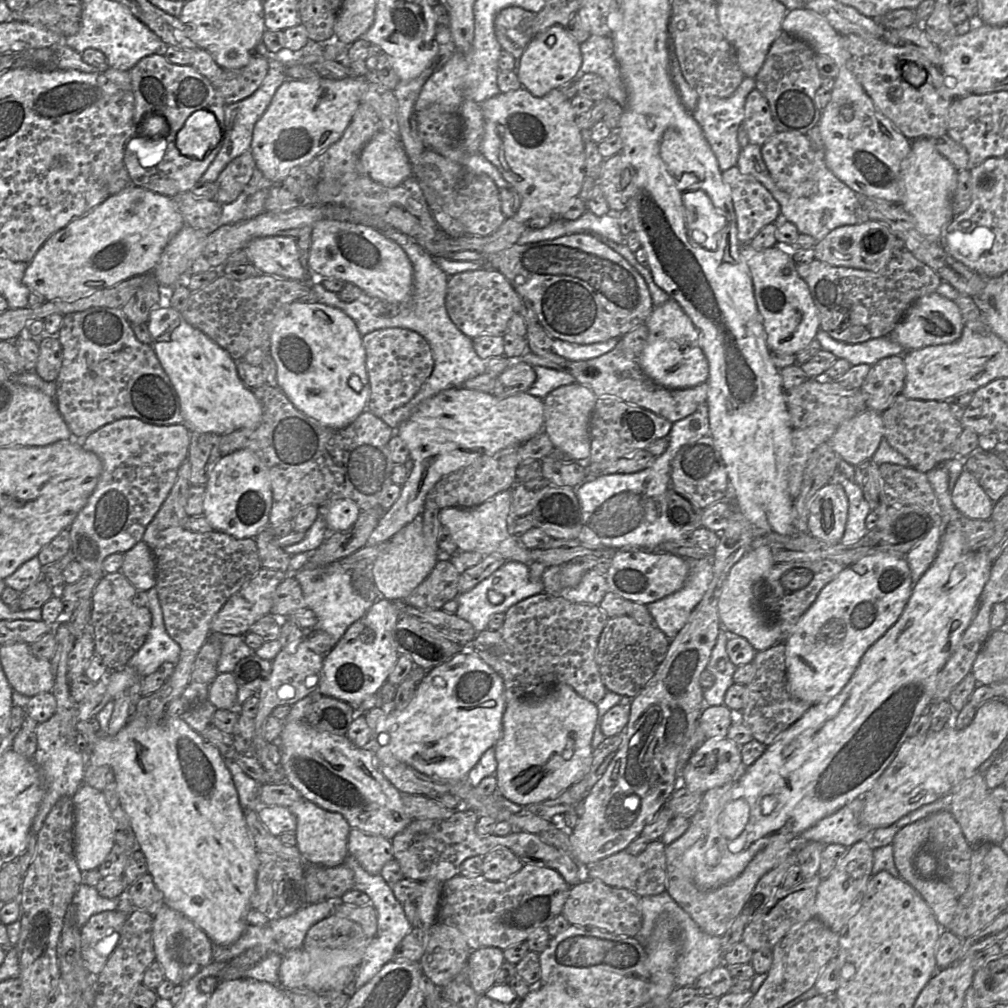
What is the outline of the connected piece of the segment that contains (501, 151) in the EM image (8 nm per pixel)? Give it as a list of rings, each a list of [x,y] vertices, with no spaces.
[[[522,87],[508,93],[500,92],[481,103],[481,108],[484,116],[484,135],[480,146],[480,152],[488,161],[497,167],[505,180],[511,185],[511,189],[515,189],[521,195],[521,206],[513,218],[528,224],[529,220],[537,216],[561,217],[563,213],[571,208],[573,200],[579,197],[586,177],[585,142],[583,140],[582,131],[576,123],[577,116],[572,108],[570,100],[563,95],[560,88],[551,90],[543,97],[535,97],[527,89]]]

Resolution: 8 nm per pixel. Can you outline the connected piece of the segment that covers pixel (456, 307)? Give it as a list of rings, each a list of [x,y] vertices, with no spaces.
[[[496,269],[465,271],[449,278],[446,309],[455,326],[472,340],[479,336],[503,336],[511,317],[519,313],[520,296]]]

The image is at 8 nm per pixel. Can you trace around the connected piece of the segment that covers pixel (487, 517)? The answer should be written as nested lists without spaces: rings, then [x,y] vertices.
[[[506,490],[472,508],[443,508],[440,511],[440,521],[449,529],[459,551],[474,551],[484,556],[498,553],[506,560],[518,561],[529,566],[535,562],[531,557],[531,550],[523,544],[520,536],[509,533],[511,501],[511,490]]]

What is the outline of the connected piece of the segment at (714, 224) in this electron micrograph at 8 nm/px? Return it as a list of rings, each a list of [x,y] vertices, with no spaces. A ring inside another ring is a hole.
[[[703,190],[686,192],[682,200],[691,240],[707,250],[716,250],[719,235],[726,225],[723,213],[714,207],[711,199]]]

